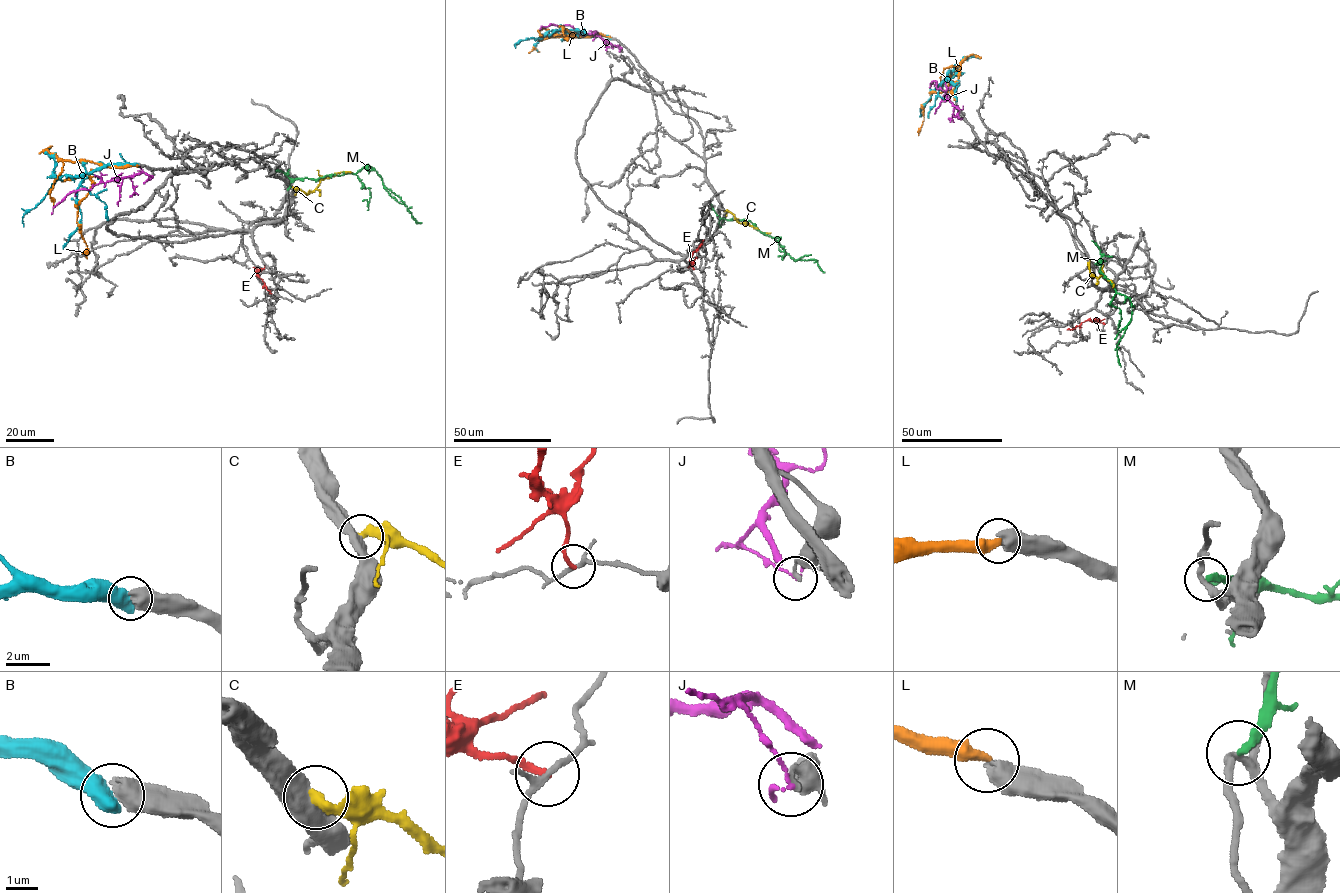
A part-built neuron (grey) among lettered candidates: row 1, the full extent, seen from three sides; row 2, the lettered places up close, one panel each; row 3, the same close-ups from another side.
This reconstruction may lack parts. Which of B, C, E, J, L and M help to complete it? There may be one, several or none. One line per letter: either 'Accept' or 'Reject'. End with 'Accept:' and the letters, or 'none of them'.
B: Reject
C: Reject
E: Reject
J: Reject
L: Accept
M: Reject
Accept: L

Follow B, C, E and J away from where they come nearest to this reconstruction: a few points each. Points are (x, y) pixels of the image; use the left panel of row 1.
B: (138, 164), (109, 164), (79, 176), (64, 175), (24, 214), (23, 226)
C: (293, 187), (307, 194), (321, 179), (336, 173), (351, 172)
E: (261, 269), (256, 276), (272, 294)
J: (152, 178), (147, 179), (147, 174), (141, 172), (101, 182), (90, 189), (72, 191), (53, 208), (52, 214)

